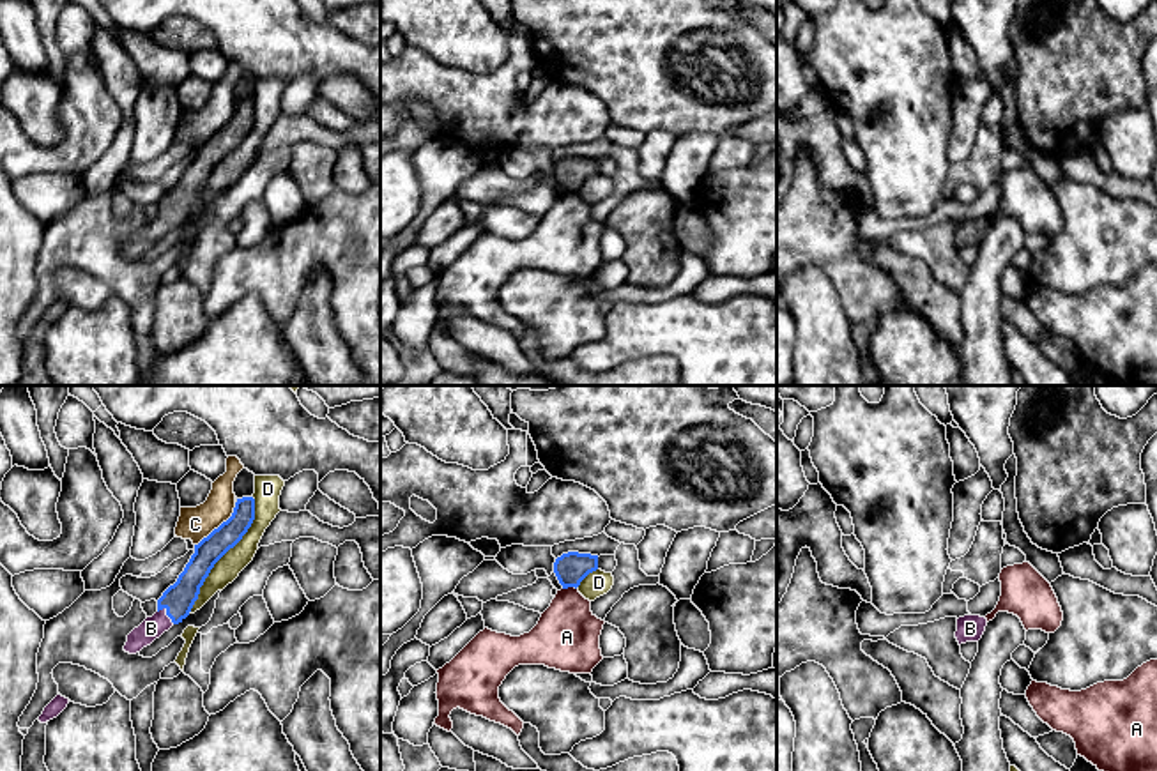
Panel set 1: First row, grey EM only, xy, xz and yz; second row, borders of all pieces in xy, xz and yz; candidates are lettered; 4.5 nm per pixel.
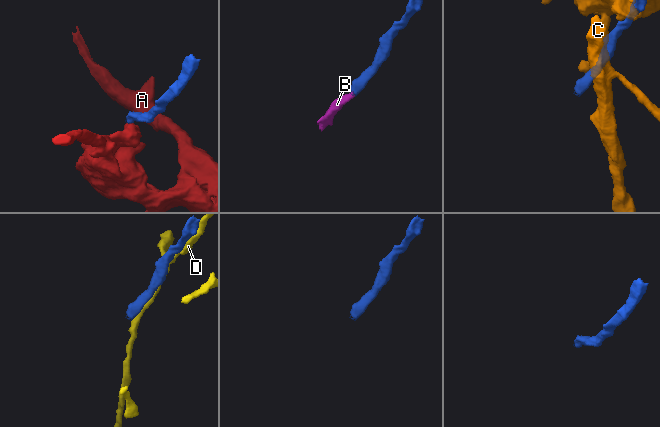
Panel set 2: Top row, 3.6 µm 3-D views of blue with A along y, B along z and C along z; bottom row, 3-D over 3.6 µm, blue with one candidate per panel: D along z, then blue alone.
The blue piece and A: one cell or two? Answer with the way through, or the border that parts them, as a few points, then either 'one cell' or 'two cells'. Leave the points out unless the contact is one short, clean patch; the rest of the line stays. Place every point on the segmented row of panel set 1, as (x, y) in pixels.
border along xz (575, 587), (563, 589); two cells

